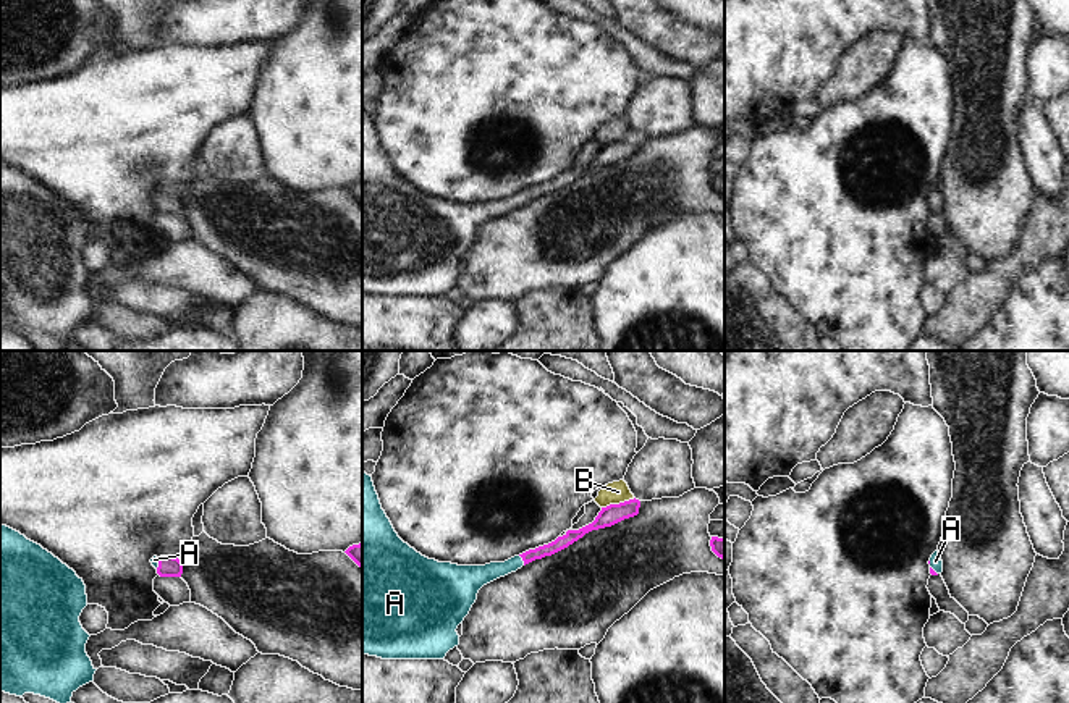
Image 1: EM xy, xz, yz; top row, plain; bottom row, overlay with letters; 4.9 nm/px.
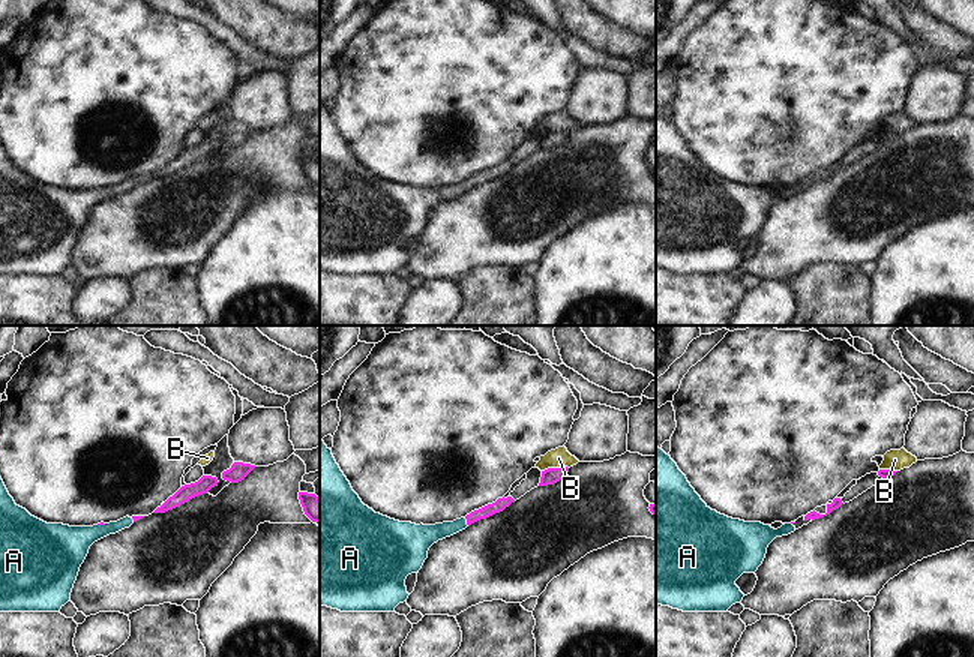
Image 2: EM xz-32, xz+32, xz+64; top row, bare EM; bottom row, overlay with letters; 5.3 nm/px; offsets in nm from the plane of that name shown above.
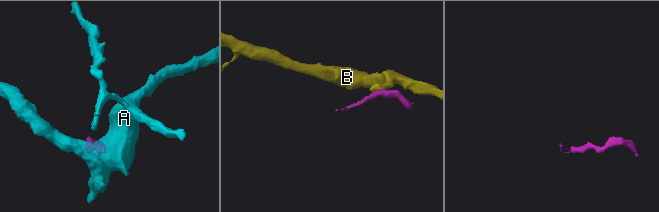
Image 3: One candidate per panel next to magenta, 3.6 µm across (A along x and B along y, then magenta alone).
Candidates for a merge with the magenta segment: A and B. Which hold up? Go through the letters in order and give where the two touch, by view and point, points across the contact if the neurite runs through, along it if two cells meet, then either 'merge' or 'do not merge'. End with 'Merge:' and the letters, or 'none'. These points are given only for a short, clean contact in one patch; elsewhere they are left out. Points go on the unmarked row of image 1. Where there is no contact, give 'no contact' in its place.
A: xz (523, 197) | across xz (563, 180), (523, 197), (476, 215) | merge
B: xz (620, 141) | along xz (634, 136), (602, 146) | do not merge
Merge: A

